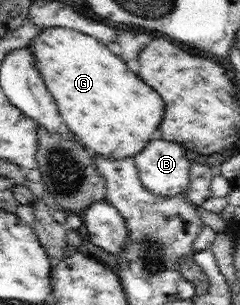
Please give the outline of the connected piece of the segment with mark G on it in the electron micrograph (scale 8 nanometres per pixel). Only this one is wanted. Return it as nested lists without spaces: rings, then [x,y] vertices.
[[[48,27],[42,29],[28,46],[34,52],[36,66],[55,99],[62,121],[92,156],[101,156],[110,161],[134,158],[150,142],[152,133],[160,129],[166,109],[162,97],[142,79],[138,79],[136,73],[128,71],[128,64],[98,39],[68,27]]]

